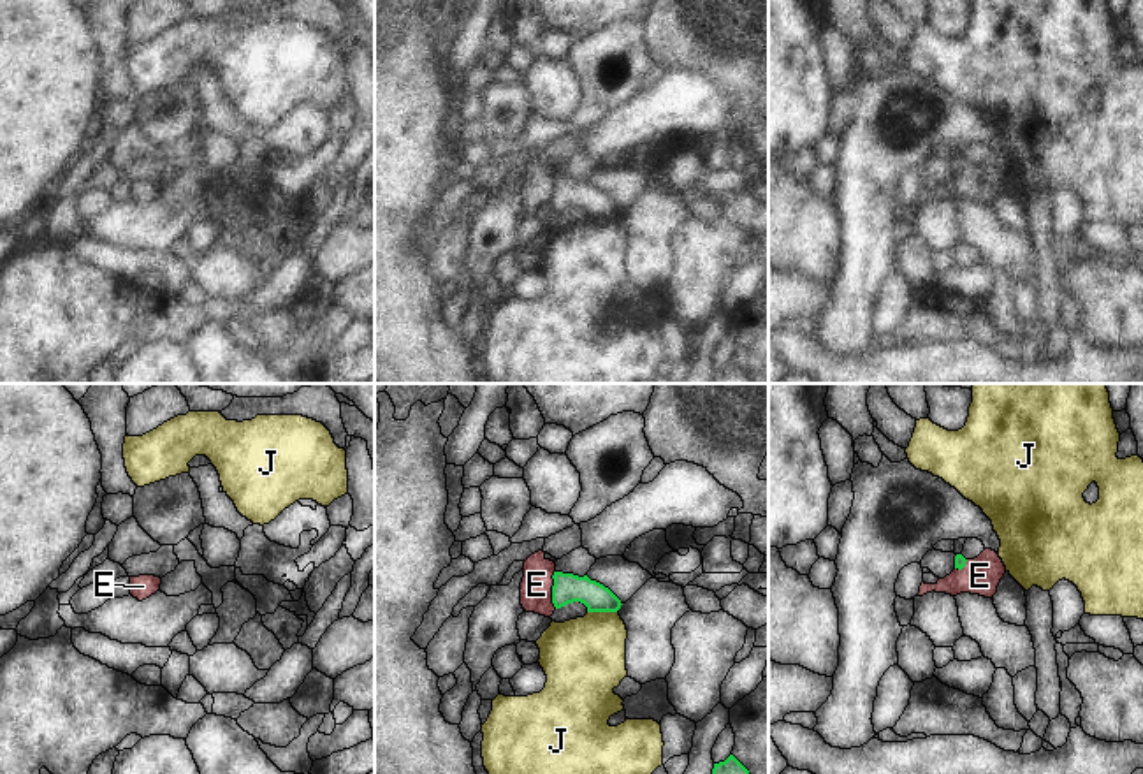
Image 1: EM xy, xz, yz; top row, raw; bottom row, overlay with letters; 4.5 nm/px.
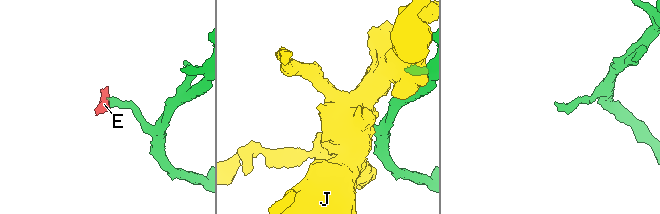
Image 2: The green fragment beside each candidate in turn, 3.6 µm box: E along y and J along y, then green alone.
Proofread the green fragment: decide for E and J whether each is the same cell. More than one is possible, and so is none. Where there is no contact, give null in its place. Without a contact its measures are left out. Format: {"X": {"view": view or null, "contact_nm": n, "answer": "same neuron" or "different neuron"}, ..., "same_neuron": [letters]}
{"E": {"view": "xz", "contact_nm": 180, "answer": "different neuron"}, "J": {"view": "xz", "contact_nm": 140, "answer": "different neuron"}, "same_neuron": []}

